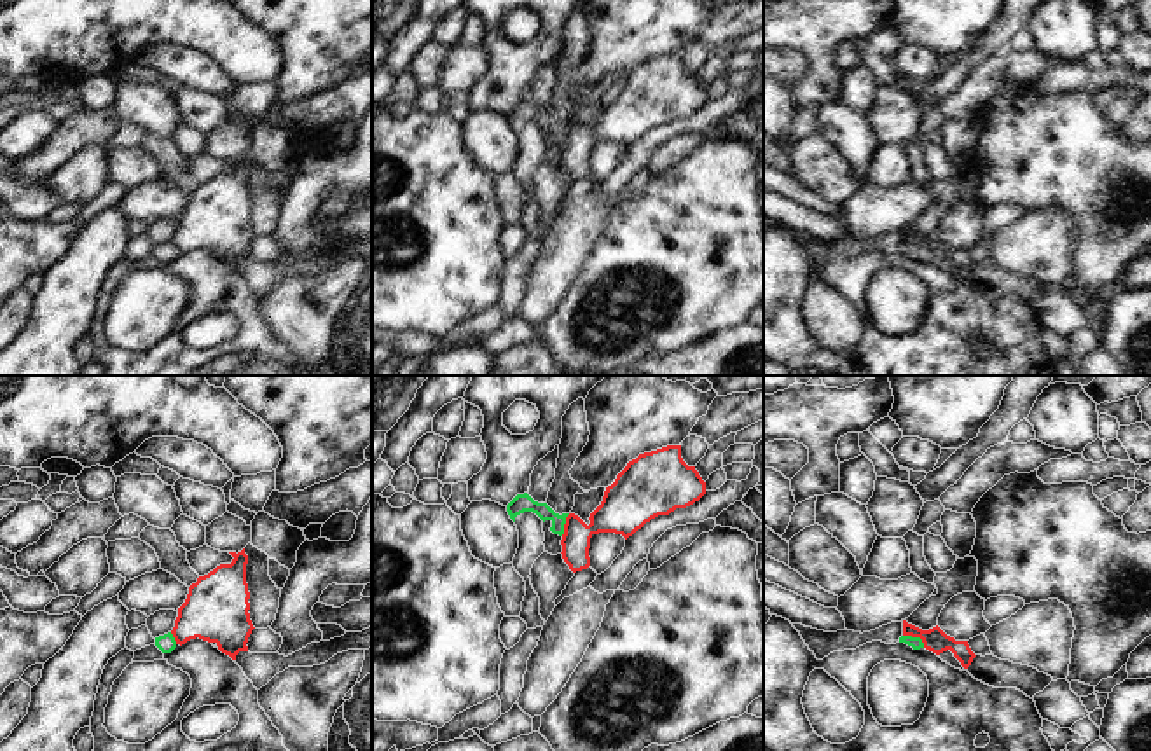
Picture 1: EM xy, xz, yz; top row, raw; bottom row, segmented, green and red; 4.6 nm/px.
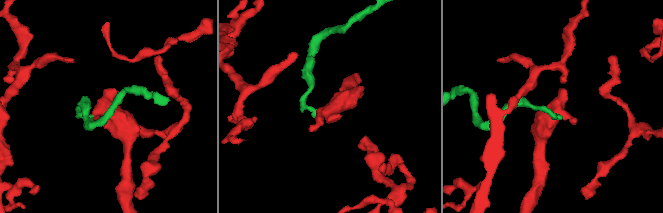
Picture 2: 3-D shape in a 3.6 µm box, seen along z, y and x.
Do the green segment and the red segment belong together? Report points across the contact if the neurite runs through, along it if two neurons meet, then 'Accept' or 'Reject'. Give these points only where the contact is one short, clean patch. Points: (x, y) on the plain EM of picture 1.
Boundary: yz (903, 243), (919, 247), (924, 255). Reject

